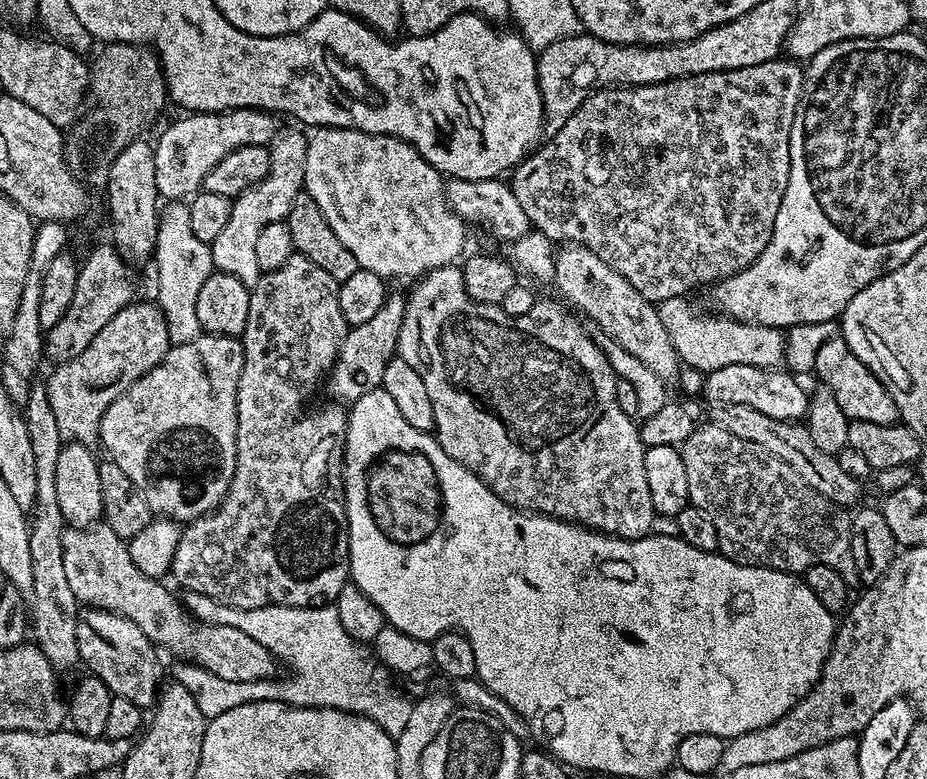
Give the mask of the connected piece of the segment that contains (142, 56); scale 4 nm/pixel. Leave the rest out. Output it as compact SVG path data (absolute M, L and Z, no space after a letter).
M110 43L101 48L104 49L100 53L95 53L96 61L91 61L86 93L96 108L89 107L64 137L64 160L88 186L107 185L114 158L139 137L136 135L151 122L152 116L163 110L168 100L164 67L153 49L142 44Z

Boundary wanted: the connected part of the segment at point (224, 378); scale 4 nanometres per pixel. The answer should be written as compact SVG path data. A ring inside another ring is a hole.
M201 334L185 344L174 344L168 349L168 353L154 366L152 372L146 373L138 382L131 384L125 392L110 406L106 406L106 414L102 414L100 423L99 443L104 444L107 455L114 462L118 462L118 467L126 473L142 490L146 502L150 502L150 510L157 517L167 517L169 520L177 522L191 522L199 516L207 516L208 513L216 511L221 502L226 498L230 490L230 482L234 478L234 466L236 465L236 435L238 434L238 414L236 413L236 399L238 398L238 378L242 374L242 362L244 361L244 346L237 337L234 336L213 336L211 334Z

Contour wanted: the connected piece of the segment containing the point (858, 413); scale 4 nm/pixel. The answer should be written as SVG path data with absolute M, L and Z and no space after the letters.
M842 338L826 342L822 350L818 350L814 376L819 383L829 388L835 401L841 406L849 421L878 422L879 424L894 424L900 420L900 411L894 398L888 392L888 387L878 379L873 372L850 350L850 346Z

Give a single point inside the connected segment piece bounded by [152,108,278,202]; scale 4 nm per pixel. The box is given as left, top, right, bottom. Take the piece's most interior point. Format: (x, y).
(191, 147)

